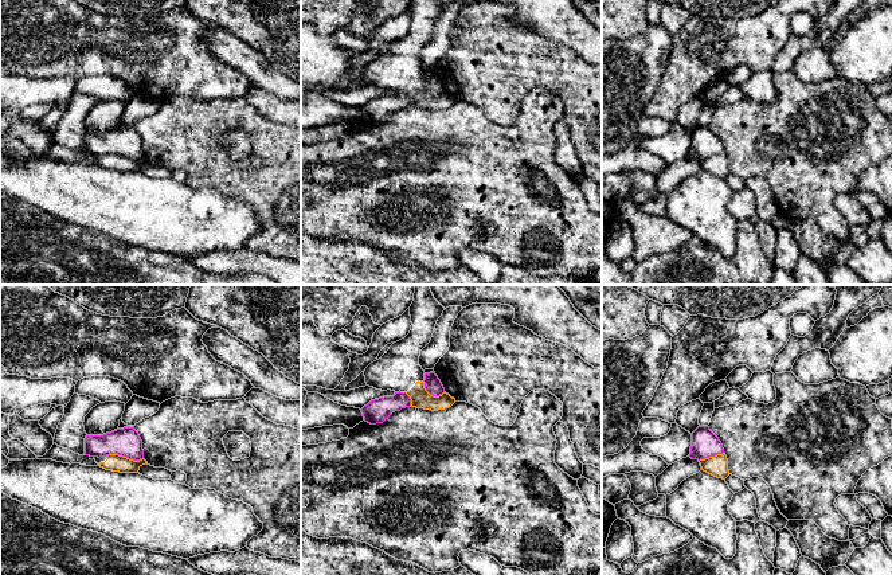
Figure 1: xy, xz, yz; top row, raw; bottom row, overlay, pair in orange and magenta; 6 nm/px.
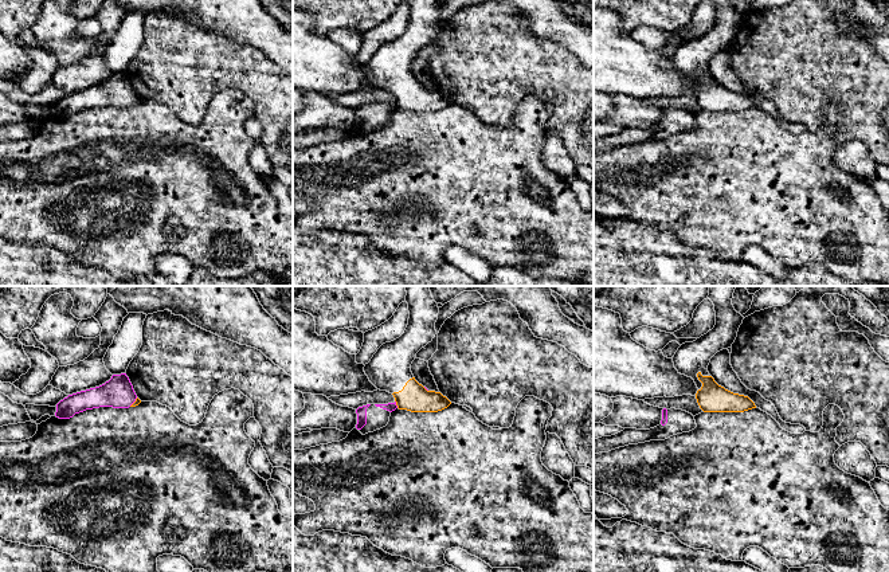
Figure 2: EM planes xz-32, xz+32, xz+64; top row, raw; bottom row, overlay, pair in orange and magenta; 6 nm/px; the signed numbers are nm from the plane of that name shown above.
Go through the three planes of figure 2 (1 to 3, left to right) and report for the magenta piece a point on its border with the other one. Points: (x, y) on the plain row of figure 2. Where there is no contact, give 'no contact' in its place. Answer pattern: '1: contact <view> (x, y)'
1: contact xz-32 (134, 101)
2: contact xz+32 (396, 104)
3: no contact

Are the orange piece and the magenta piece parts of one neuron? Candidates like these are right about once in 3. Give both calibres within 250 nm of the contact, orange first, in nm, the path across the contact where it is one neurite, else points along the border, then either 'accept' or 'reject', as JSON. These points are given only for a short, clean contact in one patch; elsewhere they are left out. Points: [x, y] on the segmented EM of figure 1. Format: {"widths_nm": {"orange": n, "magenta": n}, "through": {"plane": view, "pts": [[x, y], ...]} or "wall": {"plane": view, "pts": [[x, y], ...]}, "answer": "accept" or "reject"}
{"widths_nm": {"orange": 100, "magenta": 170}, "wall": {"plane": "xy", "pts": [[105, 456], [121, 454], [133, 460], [143, 458]]}, "answer": "reject"}

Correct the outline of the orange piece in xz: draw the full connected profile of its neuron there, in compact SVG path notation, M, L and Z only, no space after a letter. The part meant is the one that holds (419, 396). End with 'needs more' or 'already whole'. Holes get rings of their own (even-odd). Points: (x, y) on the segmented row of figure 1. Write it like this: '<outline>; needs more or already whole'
M415 285L410 306L411 330L365 368L367 386L382 391L406 392L411 399L410 407L431 411L451 407L455 399L449 394L433 396L426 391L425 371L419 365L420 351L430 343L443 310L445 308L434 298L430 285Z; needs more

